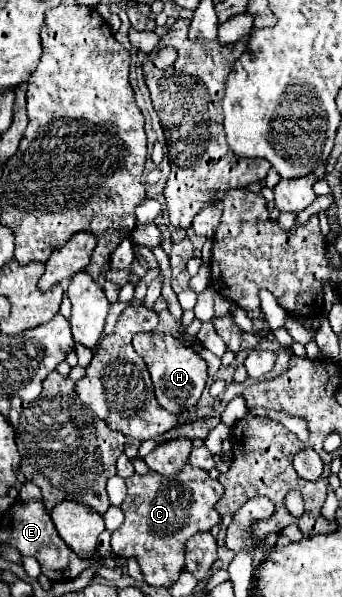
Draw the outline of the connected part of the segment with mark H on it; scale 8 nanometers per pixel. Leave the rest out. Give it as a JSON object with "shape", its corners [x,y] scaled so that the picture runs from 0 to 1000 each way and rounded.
{"shape":[[[462,554],[398,561],[386,578],[392,578],[392,588],[421,601],[421,608],[439,621],[462,675],[485,688],[503,688],[503,692],[515,692],[526,685],[561,688],[567,678],[579,675],[579,668],[596,655],[602,635],[608,635],[602,605],[585,601],[585,595],[567,585],[544,581],[526,568],[485,561],[485,558],[462,558]]]}

